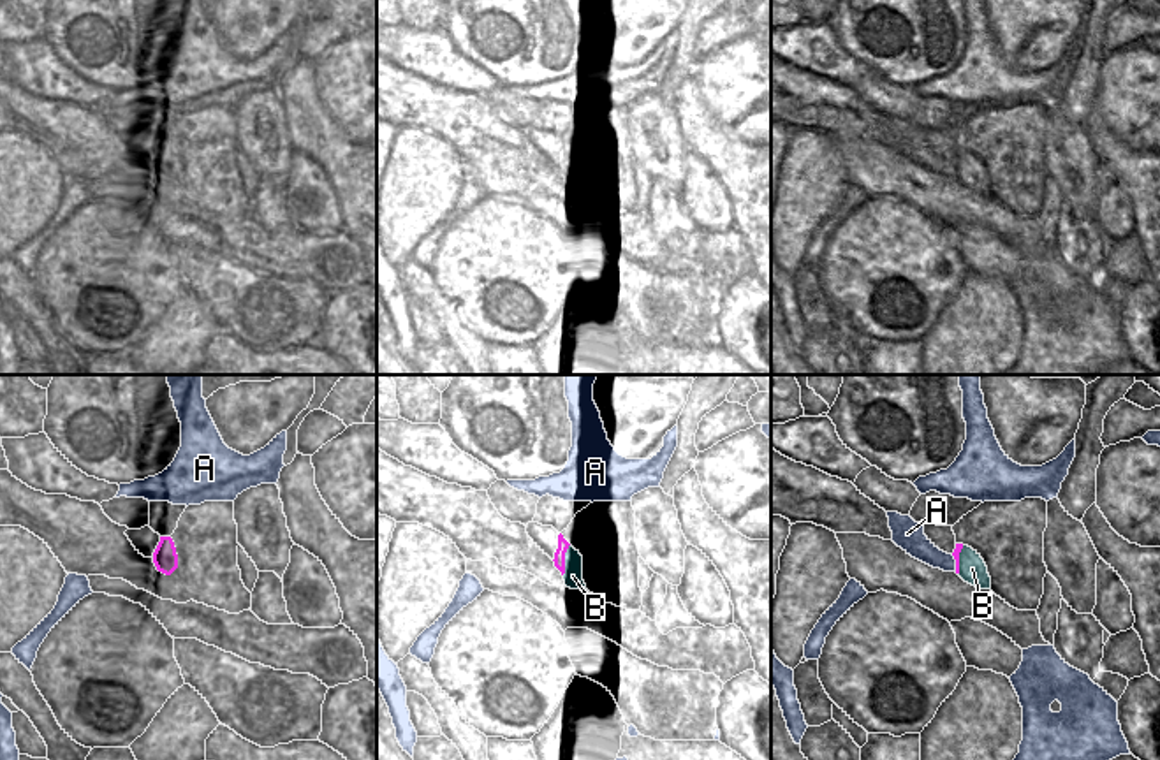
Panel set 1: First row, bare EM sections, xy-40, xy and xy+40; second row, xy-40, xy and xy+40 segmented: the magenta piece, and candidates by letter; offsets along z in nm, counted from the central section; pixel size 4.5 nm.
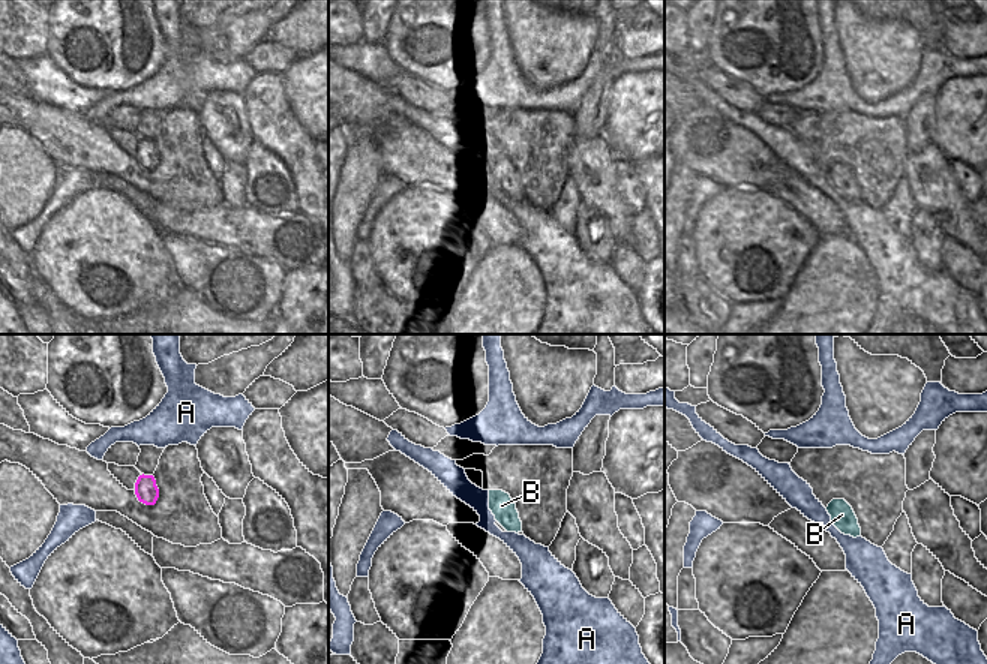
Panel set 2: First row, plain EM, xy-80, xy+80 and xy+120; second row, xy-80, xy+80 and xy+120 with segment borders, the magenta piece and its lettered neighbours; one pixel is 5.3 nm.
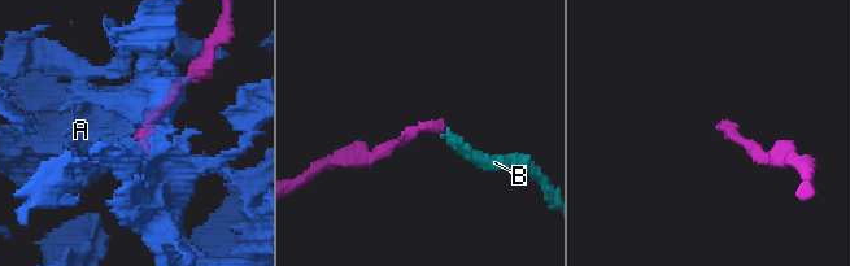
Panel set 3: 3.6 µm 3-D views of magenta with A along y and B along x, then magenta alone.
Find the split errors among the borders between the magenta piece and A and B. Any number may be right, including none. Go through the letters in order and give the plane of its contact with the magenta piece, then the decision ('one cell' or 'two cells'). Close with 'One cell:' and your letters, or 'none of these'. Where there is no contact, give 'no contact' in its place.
A: meets magenta in xy+40; two cells
B: meets magenta in xy; two cells
One cell: none of these

